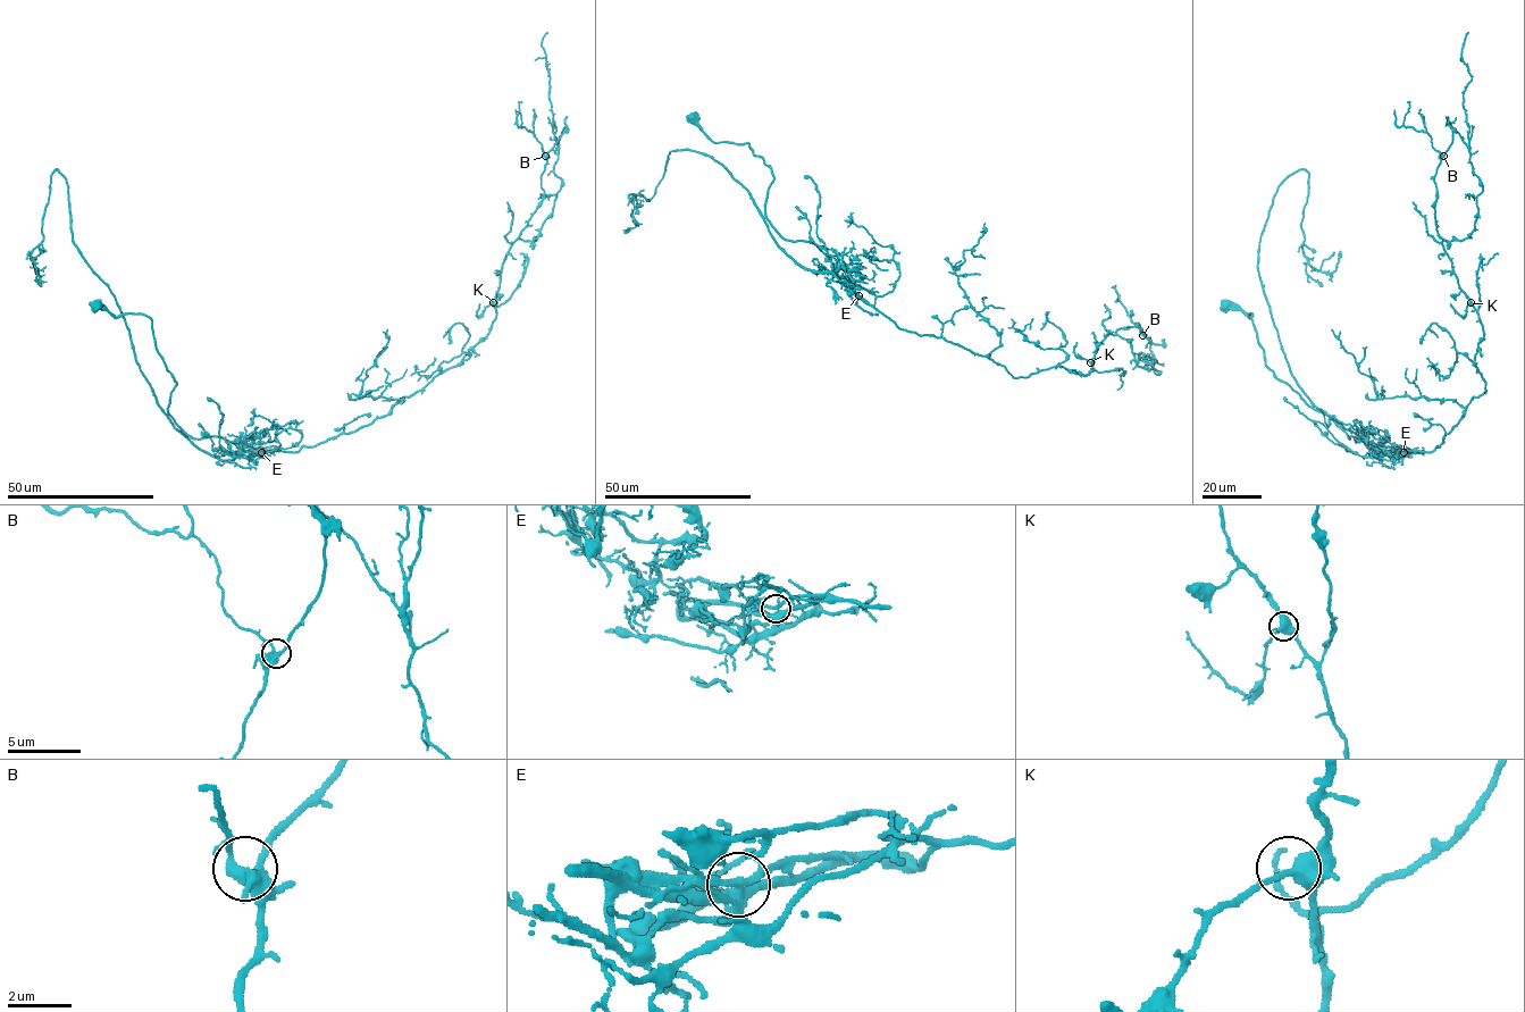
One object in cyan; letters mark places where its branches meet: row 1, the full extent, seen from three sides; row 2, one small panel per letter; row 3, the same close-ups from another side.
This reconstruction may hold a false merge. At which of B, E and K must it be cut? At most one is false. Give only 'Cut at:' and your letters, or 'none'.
Cut at: E

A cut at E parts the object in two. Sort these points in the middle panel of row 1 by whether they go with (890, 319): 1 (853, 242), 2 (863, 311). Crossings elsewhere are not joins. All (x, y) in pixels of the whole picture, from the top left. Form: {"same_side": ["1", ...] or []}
{"same_side": []}

